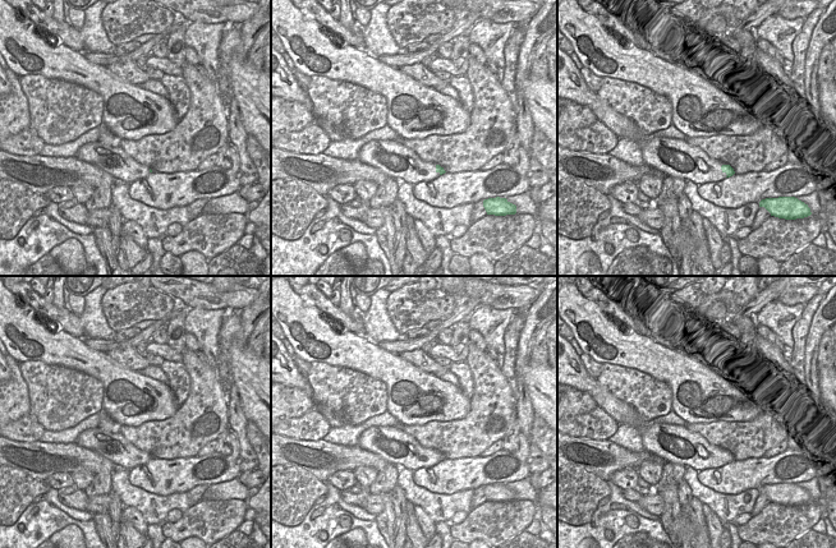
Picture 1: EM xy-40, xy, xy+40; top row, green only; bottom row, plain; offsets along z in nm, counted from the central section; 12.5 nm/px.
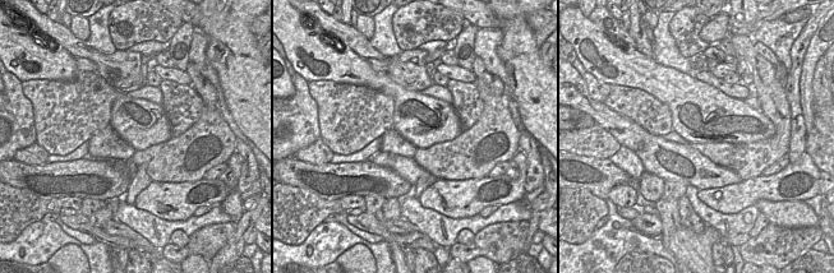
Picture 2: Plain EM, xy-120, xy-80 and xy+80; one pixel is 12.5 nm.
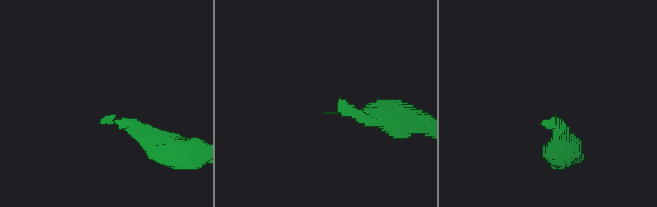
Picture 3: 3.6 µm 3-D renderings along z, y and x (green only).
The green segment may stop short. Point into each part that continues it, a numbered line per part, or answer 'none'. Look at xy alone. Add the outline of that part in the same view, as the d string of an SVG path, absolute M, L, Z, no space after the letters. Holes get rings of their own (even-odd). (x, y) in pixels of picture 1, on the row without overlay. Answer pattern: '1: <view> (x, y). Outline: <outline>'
1: xy (395, 446). Outline: M371 427L360 434L358 445L394 464L398 470L415 471L441 462L436 457L437 450L422 447L414 437L399 427Z

